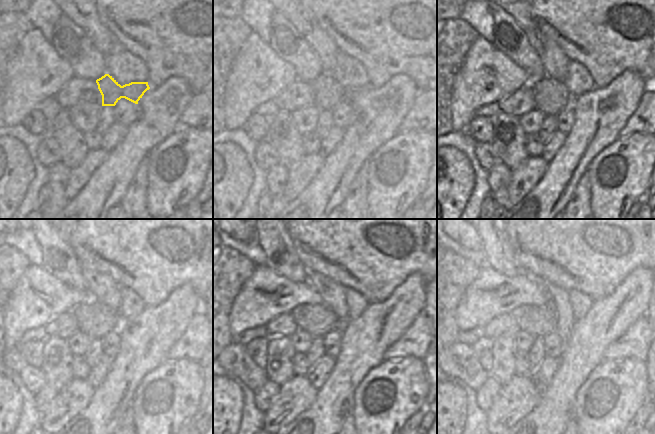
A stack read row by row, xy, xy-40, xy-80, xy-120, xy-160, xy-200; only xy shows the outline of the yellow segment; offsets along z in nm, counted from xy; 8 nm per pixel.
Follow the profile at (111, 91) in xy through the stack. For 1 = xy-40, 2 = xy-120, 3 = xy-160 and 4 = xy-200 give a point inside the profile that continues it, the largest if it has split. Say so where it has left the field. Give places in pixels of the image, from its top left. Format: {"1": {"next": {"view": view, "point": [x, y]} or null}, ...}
{"1": {"next": {"view": "xy-40", "point": [328, 93]}}, "2": {"next": {"view": "xy-120", "point": [96, 320]}}, "3": {"next": {"view": "xy-160", "point": [317, 320]}}, "4": {"next": {"view": "xy-200", "point": [539, 321]}}}

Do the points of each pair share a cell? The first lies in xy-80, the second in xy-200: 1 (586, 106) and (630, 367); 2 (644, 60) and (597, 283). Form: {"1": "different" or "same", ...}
{"1": "different", "2": "same"}

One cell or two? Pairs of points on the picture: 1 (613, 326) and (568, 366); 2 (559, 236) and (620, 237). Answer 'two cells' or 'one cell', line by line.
1: one cell
2: one cell

